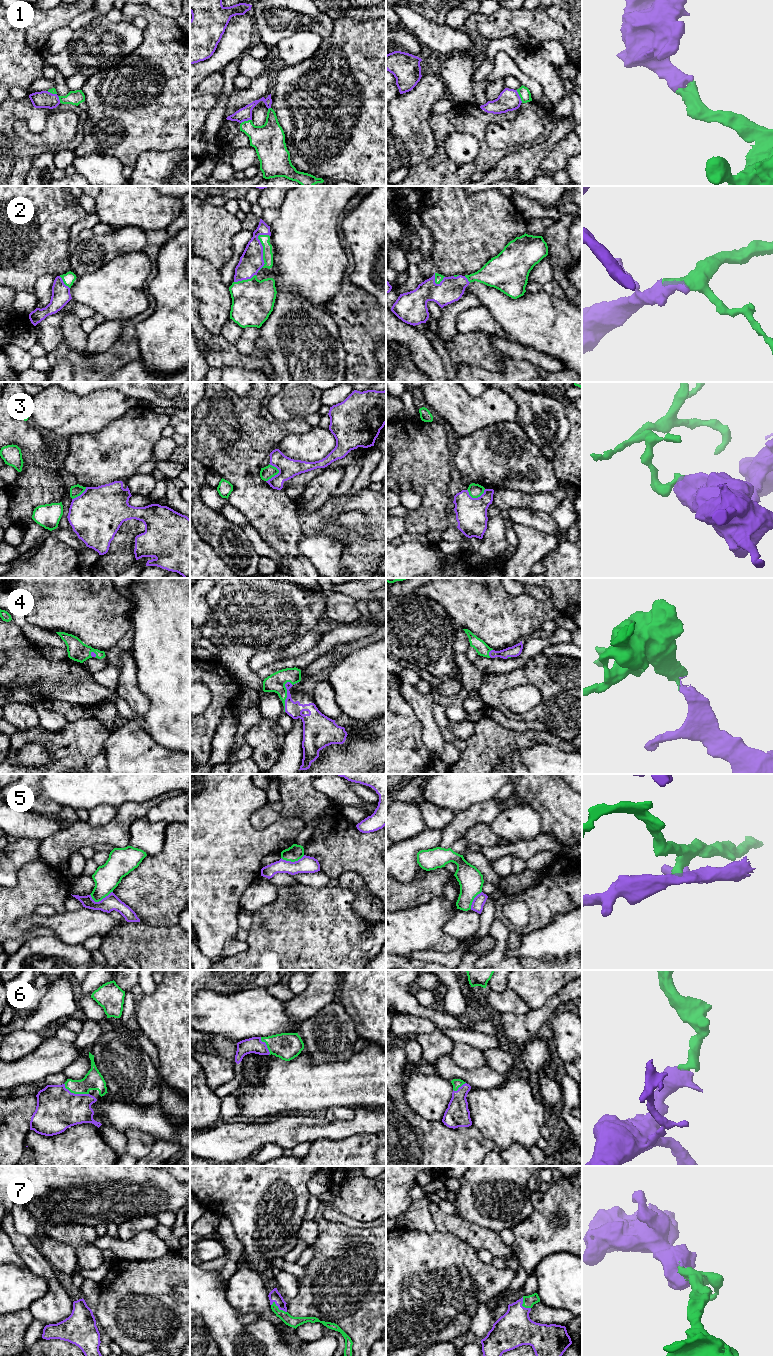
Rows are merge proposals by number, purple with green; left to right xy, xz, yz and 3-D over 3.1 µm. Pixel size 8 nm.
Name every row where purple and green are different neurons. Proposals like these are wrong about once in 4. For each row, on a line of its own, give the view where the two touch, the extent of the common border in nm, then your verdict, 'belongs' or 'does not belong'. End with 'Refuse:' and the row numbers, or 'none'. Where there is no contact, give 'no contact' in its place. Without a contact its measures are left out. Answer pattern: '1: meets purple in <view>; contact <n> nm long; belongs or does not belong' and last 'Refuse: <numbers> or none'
1: meets purple in yz; contact 120 nm long; belongs
2: meets purple in xz; contact 320 nm long; belongs
3: meets purple in xz; contact 150 nm long; does not belong
4: meets purple in xz; contact 280 nm long; belongs
5: meets purple in xy; contact 190 nm long; does not belong
6: meets purple in xy; contact 220 nm long; belongs
7: meets purple in xz; contact 150 nm long; belongs
Refuse: 3, 5

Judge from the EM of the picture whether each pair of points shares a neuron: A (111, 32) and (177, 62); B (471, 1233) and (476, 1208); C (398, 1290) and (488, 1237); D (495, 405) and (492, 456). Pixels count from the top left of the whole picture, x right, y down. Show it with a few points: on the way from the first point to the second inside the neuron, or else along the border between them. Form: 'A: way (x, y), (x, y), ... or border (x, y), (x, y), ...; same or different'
A: border (143, 31), (143, 41), (121, 60); different
B: border (455, 1213), (480, 1226), (495, 1231); different
C: border (452, 1233), (477, 1252); different
D: border (516, 421), (495, 422), (472, 433); different

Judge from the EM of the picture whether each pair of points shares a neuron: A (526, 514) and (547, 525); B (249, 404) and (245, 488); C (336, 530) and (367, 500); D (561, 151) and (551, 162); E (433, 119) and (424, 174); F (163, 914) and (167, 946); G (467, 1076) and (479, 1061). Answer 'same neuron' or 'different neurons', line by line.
A: same neuron
B: same neuron
C: same neuron
D: same neuron
E: same neuron
F: different neurons
G: different neurons

